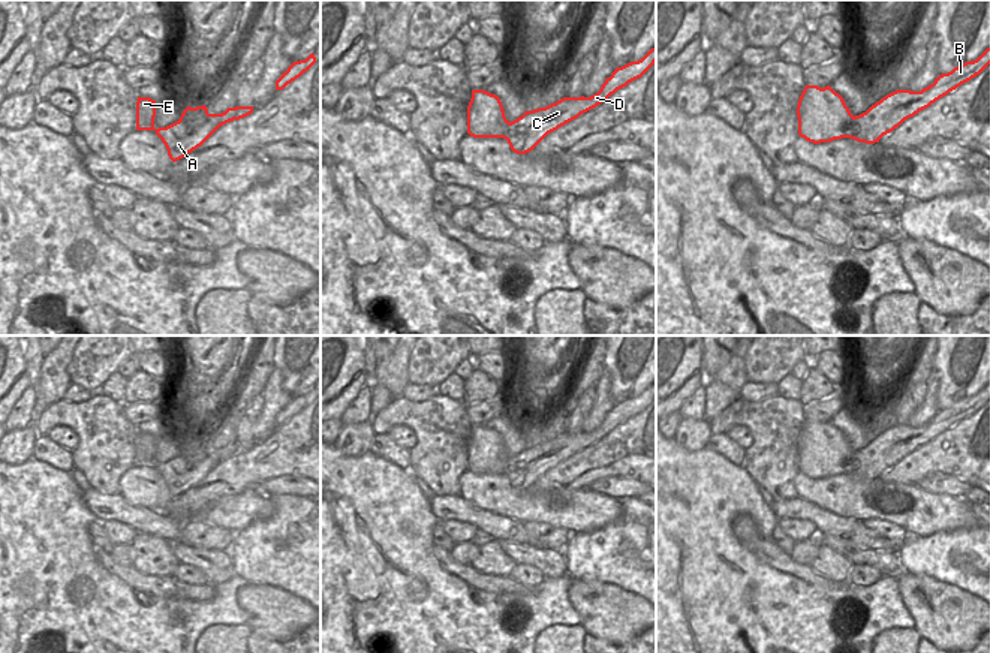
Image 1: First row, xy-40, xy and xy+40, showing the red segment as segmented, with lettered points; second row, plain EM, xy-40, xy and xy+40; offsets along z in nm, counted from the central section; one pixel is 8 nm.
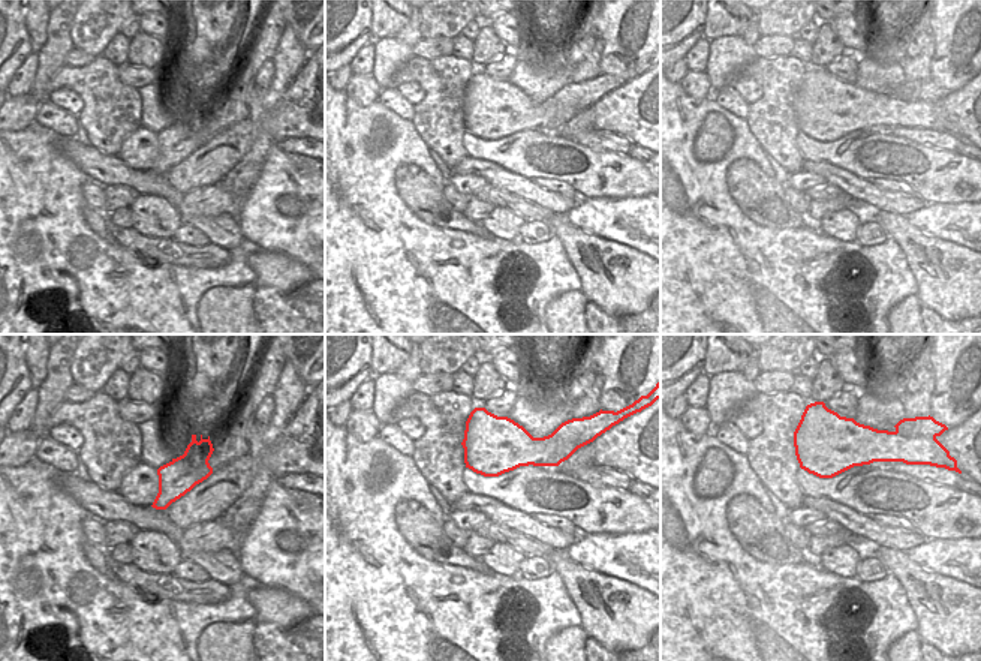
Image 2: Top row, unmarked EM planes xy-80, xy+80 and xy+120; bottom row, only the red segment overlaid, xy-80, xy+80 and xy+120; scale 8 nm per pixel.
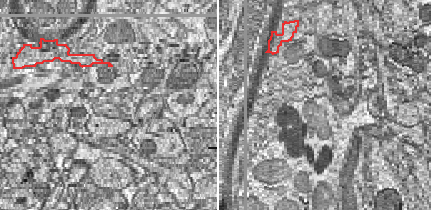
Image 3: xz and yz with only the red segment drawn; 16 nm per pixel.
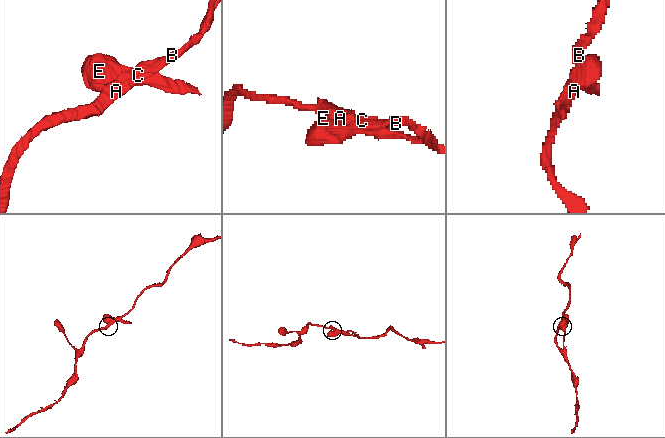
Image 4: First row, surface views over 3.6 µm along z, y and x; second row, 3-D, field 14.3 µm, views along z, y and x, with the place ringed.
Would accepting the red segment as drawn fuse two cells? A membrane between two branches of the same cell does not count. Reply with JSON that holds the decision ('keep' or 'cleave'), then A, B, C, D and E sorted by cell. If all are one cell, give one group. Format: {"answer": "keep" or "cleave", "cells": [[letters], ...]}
{"answer": "cleave", "cells": [["A", "B", "C", "D"], ["E"]]}

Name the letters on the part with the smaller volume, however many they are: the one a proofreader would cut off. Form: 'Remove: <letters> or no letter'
Remove: E.

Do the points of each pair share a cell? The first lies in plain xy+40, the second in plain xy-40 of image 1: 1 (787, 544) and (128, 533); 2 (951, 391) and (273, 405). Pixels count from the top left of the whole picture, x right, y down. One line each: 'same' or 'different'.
1: different
2: different

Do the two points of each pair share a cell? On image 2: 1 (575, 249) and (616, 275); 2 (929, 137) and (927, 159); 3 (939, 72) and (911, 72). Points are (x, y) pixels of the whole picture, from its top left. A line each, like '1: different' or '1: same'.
1: same
2: different
3: different

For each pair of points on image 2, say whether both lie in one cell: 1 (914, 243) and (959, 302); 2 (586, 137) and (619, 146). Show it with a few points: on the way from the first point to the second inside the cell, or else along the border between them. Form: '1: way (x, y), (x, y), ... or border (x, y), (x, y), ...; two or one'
1: way (929, 258), (957, 287); one
2: way (593, 140), (611, 143); one

